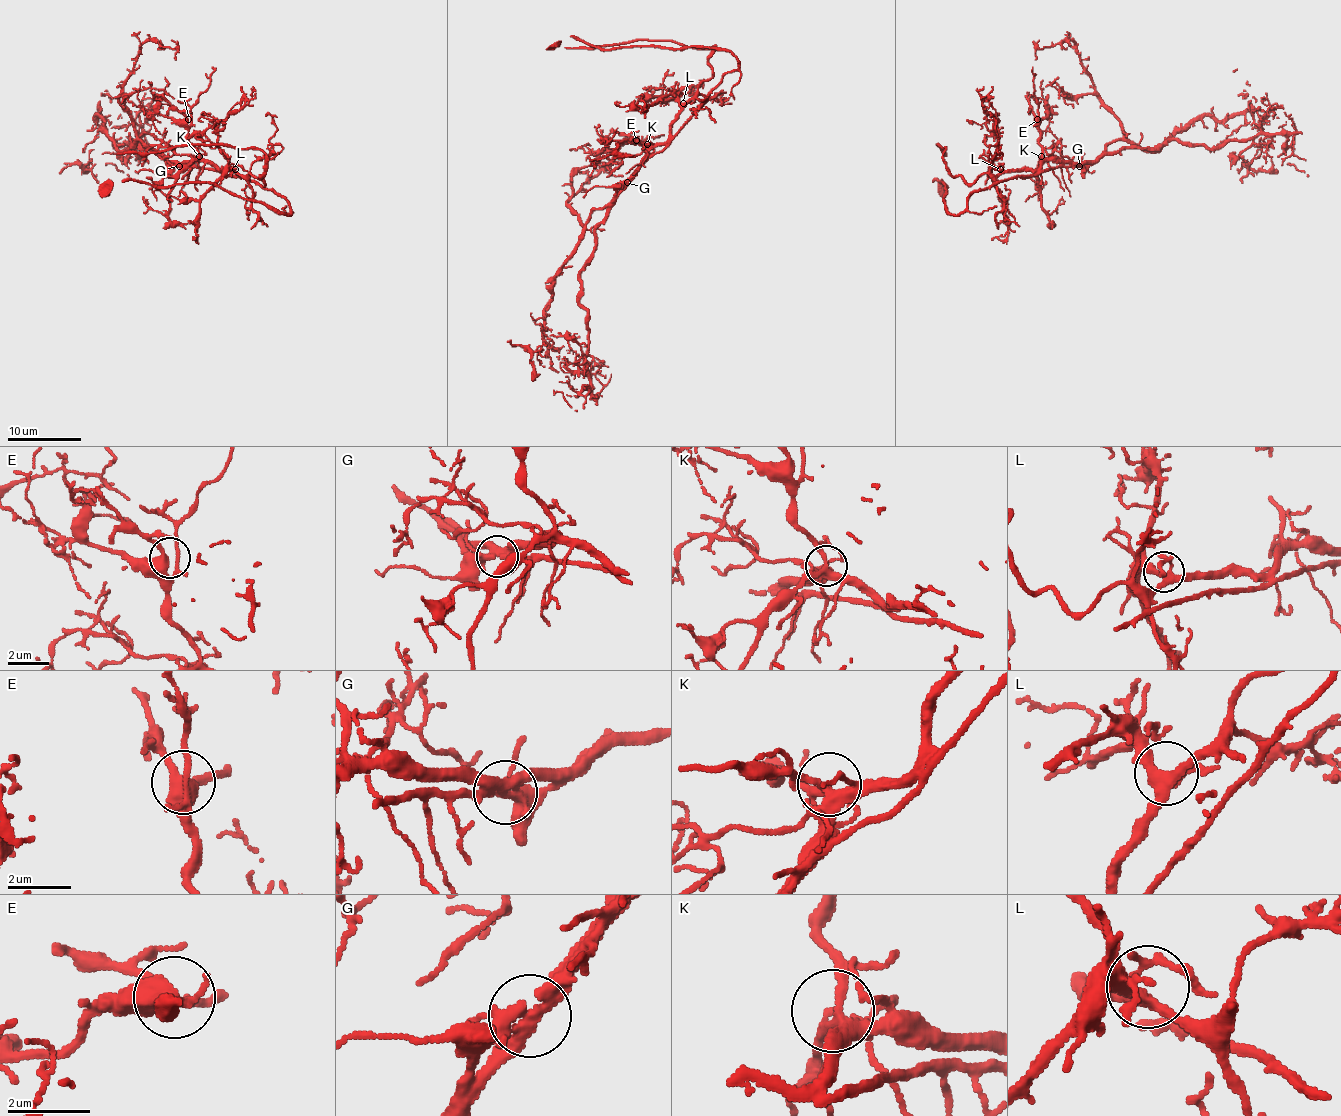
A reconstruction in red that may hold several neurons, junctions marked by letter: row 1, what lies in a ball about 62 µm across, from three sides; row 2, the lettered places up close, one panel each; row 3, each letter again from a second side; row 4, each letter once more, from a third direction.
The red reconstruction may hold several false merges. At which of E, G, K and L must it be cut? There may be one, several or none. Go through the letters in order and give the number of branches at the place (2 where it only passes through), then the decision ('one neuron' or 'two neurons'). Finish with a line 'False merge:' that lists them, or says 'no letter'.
E: branches 3; one neuron
G: branches 4; two neurons
K: branches 6; one neuron
L: branches 5; one neuron
False merge: G

